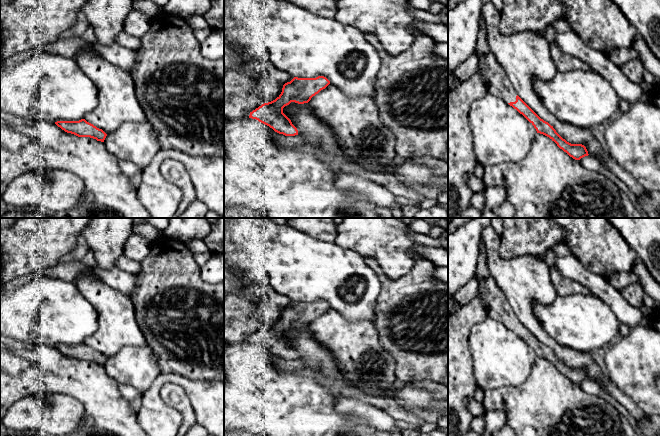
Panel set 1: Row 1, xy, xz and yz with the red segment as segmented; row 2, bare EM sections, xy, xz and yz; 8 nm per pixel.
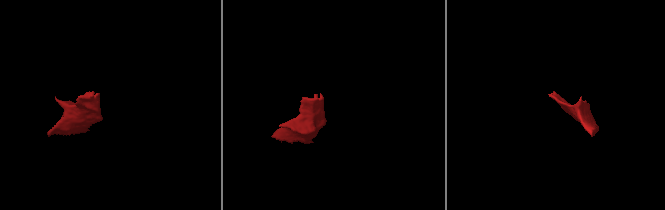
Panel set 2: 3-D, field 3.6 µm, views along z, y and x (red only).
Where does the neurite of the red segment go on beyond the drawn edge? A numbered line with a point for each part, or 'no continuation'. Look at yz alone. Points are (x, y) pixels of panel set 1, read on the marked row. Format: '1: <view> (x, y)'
1: yz (497, 81)

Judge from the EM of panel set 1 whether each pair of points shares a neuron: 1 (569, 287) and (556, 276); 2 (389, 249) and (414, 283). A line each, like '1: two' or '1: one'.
1: one
2: two

